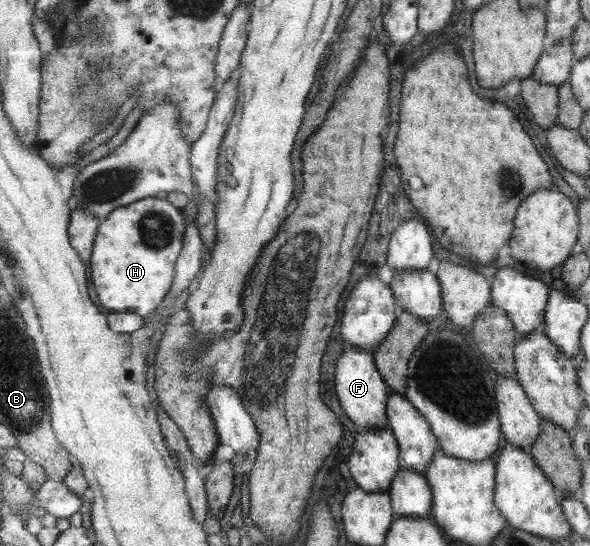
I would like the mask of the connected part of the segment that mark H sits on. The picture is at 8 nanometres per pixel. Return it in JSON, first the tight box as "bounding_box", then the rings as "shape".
{"bounding_box":[89,197,184,318],"shape":[[[144,197],[132,204],[115,208],[100,222],[93,244],[93,261],[89,261],[90,281],[97,293],[95,299],[109,313],[135,313],[141,318],[152,315],[165,299],[176,275],[177,256],[184,247],[184,214],[171,203],[154,197]]]}

